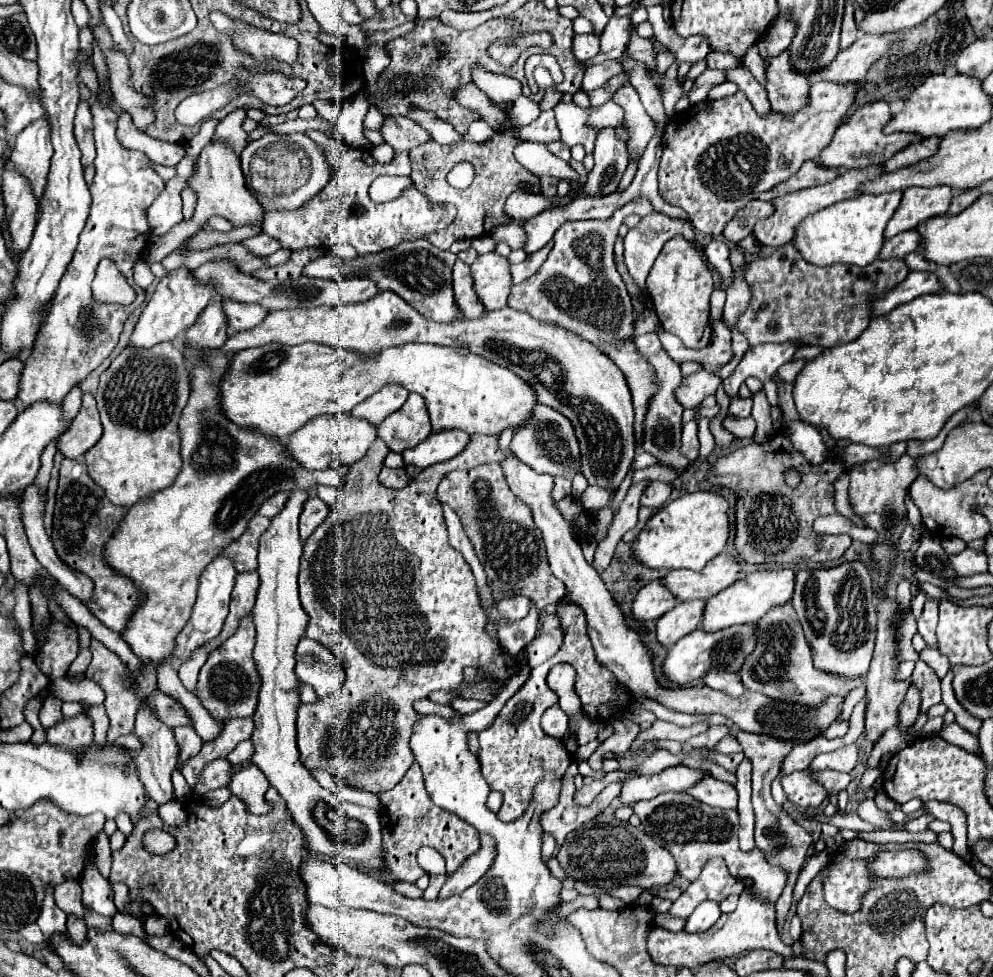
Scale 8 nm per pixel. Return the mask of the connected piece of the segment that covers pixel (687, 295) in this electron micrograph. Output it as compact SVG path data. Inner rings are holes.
M684 235L672 237L660 251L660 257L654 261L648 273L646 287L664 331L680 337L684 347L690 349L702 349L708 345L712 335L710 293L714 289L714 281L708 263L704 261L704 249L698 249L696 243L688 241ZM702 337L704 337L704 345L700 343Z

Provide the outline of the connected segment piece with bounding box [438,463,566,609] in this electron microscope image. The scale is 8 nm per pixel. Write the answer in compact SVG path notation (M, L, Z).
M498 463L480 465L480 467L474 467L470 471L448 473L438 485L438 499L442 503L448 503L458 513L458 517L464 525L464 531L470 537L474 551L476 551L476 555L478 555L478 559L480 559L480 563L488 575L488 583L492 587L494 599L524 595L524 597L534 599L536 607L542 609L550 603L560 601L566 595L566 585L562 585L560 579L556 579L554 573L548 569L546 551L544 551L544 545L540 541L540 531L538 531L536 523L532 521L530 509L510 491Z

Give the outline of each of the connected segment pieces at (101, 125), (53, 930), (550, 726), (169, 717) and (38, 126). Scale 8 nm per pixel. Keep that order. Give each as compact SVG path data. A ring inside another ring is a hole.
M92 101L92 117L98 155L94 159L96 175L90 187L90 215L86 227L80 233L76 253L68 263L64 277L60 279L60 285L54 293L44 327L36 337L34 353L24 365L18 393L18 401L22 407L28 407L40 399L60 403L74 383L86 379L88 373L110 355L110 351L118 343L124 321L144 301L144 289L140 289L132 281L132 265L138 257L144 255L142 251L148 245L150 227L146 219L146 209L164 189L164 181L152 169L152 163L144 153L120 145L120 141L116 139L118 115L110 107ZM102 257L112 259L116 267L124 273L128 283L134 287L136 301L132 305L104 305L92 299L90 283Z
M52 889L46 891L46 899L42 903L42 913L38 917L38 925L40 925L46 941L50 941L56 933L66 933L66 915L54 905Z
M552 705L550 709L544 711L541 727L546 735L556 737L556 739L564 739L564 733L566 733L566 727L568 727L568 717L558 705Z
M156 693L156 697L150 697L150 703L154 703L154 711L158 713L158 717L168 725L168 727L178 727L178 725L186 725L192 727L192 721L188 719L188 711L182 709L182 705L174 699L168 697L168 693Z
M40 117L32 121L28 129L20 131L10 155L10 163L32 181L36 197L40 197L44 191L50 157L52 157L52 141L48 133L48 123L44 121L44 117Z

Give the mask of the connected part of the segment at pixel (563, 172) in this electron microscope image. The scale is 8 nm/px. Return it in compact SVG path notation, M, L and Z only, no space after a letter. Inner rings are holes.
M530 141L520 143L514 149L514 155L516 155L520 165L524 165L530 173L534 173L538 177L554 175L558 179L568 177L568 179L578 181L578 173L574 173L574 169L566 161L562 161L556 155L552 155L548 151L548 147L542 145L542 143L530 143Z

